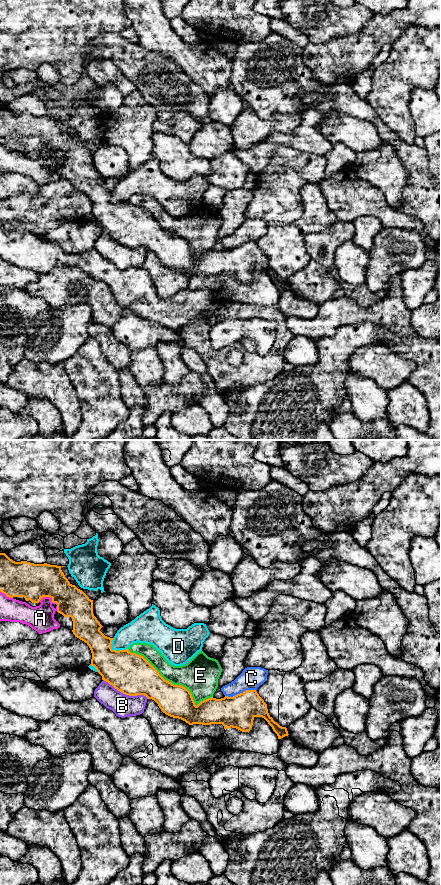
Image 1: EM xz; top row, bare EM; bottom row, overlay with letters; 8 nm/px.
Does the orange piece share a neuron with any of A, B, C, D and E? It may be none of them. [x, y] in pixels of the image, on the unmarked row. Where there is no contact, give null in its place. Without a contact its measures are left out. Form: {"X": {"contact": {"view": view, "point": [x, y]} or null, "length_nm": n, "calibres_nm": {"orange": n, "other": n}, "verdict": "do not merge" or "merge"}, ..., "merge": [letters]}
{"A": {"contact": {"view": "xz", "point": [49, 148]}, "length_nm": 160, "calibres_nm": {"orange": 280, "other": 200}, "verdict": "do not merge"}, "B": {"contact": {"view": "xz", "point": [125, 246]}, "length_nm": 400, "calibres_nm": {"orange": 340, "other": 180}, "verdict": "do not merge"}, "C": {"contact": {"view": "xz", "point": [240, 245]}, "length_nm": 260, "calibres_nm": {"orange": 260, "other": 180}, "verdict": "do not merge"}, "D": {"contact": {"view": "xz", "point": [115, 202]}, "length_nm": 160, "calibres_nm": {"orange": 340, "other": 190}, "verdict": "do not merge"}, "E": {"contact": {"view": "xz", "point": [173, 236]}, "length_nm": 800, "calibres_nm": {"orange": 260, "other": 300}, "verdict": "do not merge"}, "merge": []}

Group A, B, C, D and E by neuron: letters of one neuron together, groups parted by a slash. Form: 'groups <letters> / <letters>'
groups A / B C / D / E

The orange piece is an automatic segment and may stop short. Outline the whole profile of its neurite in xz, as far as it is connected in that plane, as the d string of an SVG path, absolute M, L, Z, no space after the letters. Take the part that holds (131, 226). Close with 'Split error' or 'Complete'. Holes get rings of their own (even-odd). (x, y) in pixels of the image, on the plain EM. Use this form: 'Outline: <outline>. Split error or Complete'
Outline: M0 105L0 144L7 149L26 154L32 159L39 158L43 149L50 149L52 158L56 161L54 171L89 198L92 205L90 217L96 220L102 232L125 247L144 247L147 251L154 252L163 265L181 271L189 277L222 276L225 282L232 279L242 284L249 284L254 270L262 269L272 279L278 291L289 287L287 280L280 278L269 267L267 256L256 242L246 242L233 249L225 248L221 251L211 249L196 258L188 241L165 232L143 208L131 205L128 201L113 202L111 200L113 190L105 188L100 183L103 178L93 166L93 152L68 133L61 118L27 113L15 114L5 105Z. Split error

